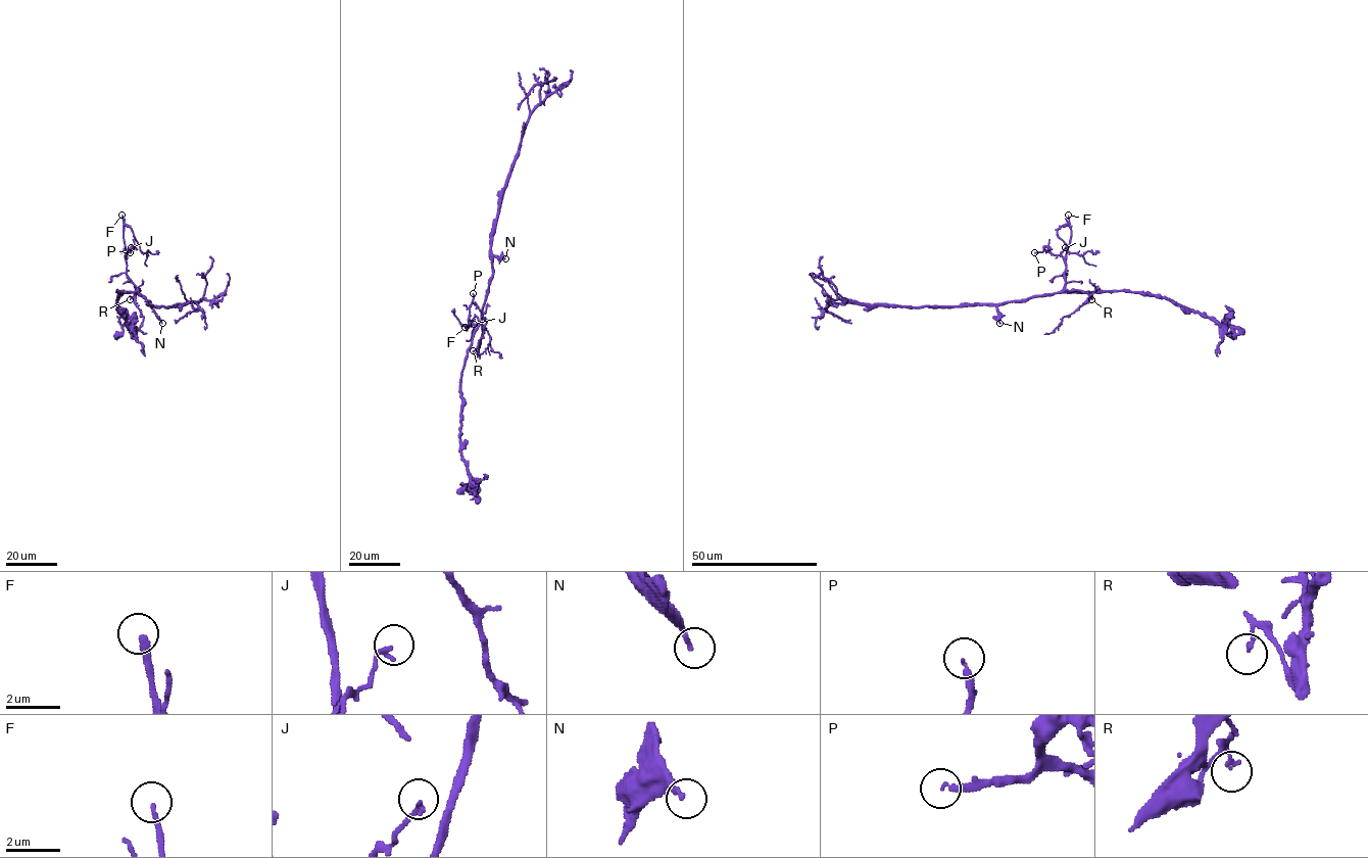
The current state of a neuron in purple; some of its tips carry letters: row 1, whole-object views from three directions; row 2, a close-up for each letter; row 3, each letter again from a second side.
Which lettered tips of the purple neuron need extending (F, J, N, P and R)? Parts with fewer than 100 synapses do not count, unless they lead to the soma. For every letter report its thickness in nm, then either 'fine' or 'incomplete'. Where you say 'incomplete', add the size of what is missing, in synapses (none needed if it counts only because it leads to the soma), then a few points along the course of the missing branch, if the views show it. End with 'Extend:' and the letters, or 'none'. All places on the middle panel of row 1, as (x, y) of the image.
F: 200 nm thick; incomplete; missing branch runs (465, 327), (455, 350), (441, 373), (444, 404), (440, 420), (427, 426), (432, 449)
J: 170 nm thick; fine
N: 180 nm thick; fine
P: 190 nm thick; fine
R: 110 nm thick; fine
Extend: F

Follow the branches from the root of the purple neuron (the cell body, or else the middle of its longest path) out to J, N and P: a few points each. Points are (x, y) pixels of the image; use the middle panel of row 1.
J: (489, 281), (481, 321), (470, 324), (469, 320), (474, 324)
N: (489, 281), (492, 274), (492, 257), (505, 258)
P: (489, 281), (481, 321), (470, 324), (473, 293)

